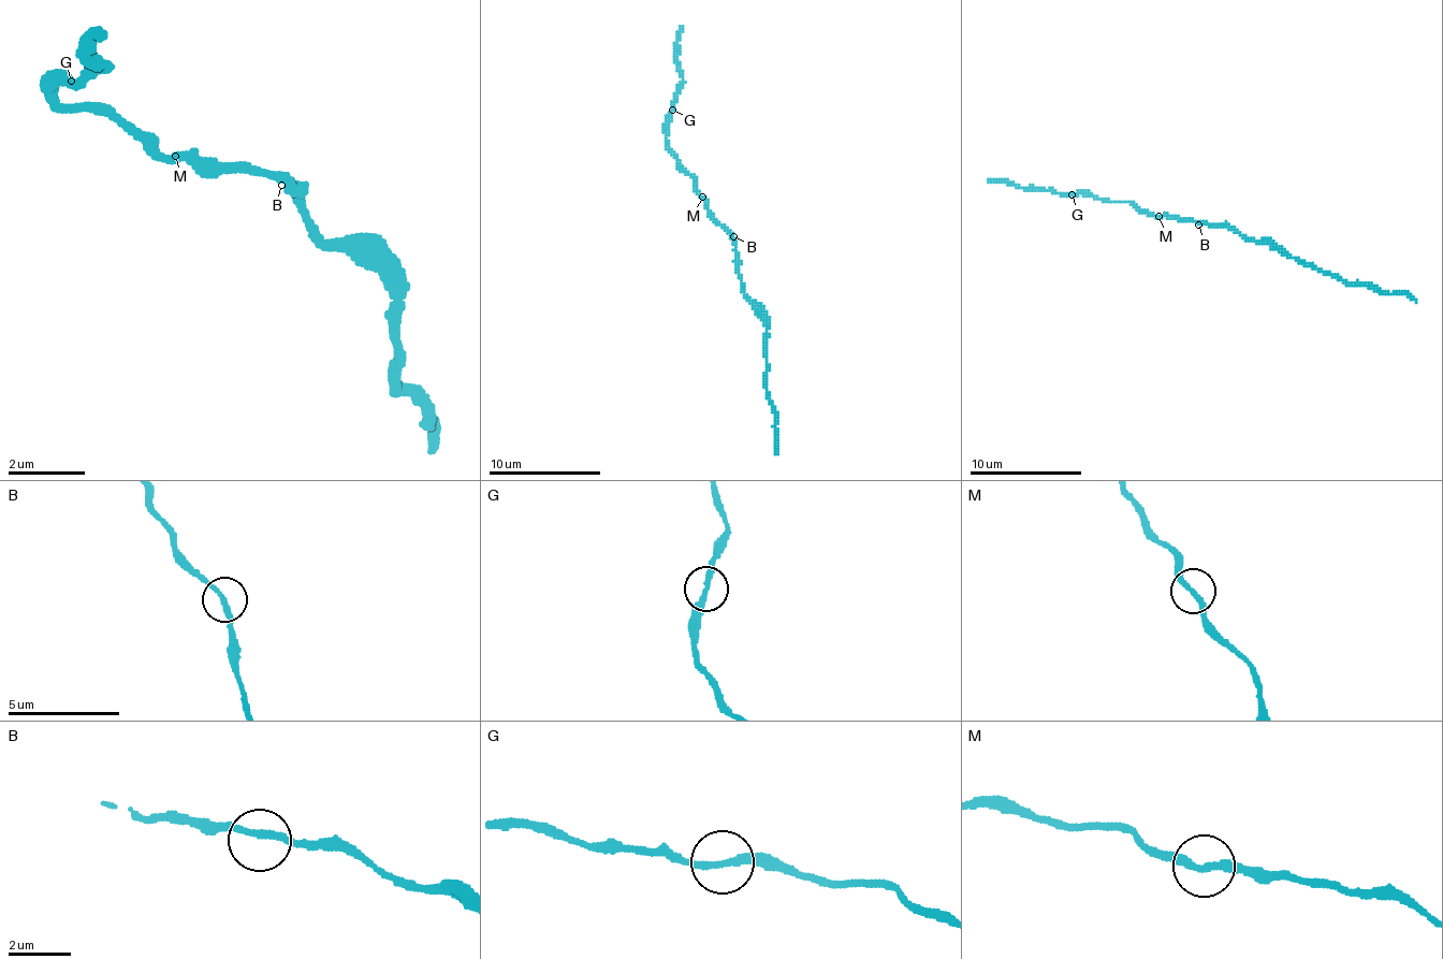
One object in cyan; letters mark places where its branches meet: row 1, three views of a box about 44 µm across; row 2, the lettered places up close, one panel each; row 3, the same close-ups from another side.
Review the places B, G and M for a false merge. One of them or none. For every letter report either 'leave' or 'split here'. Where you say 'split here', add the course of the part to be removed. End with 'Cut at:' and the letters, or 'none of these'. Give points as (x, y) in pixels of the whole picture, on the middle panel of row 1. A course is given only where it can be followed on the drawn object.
B: leave
G: leave
M: leave
Cut at: none of these

